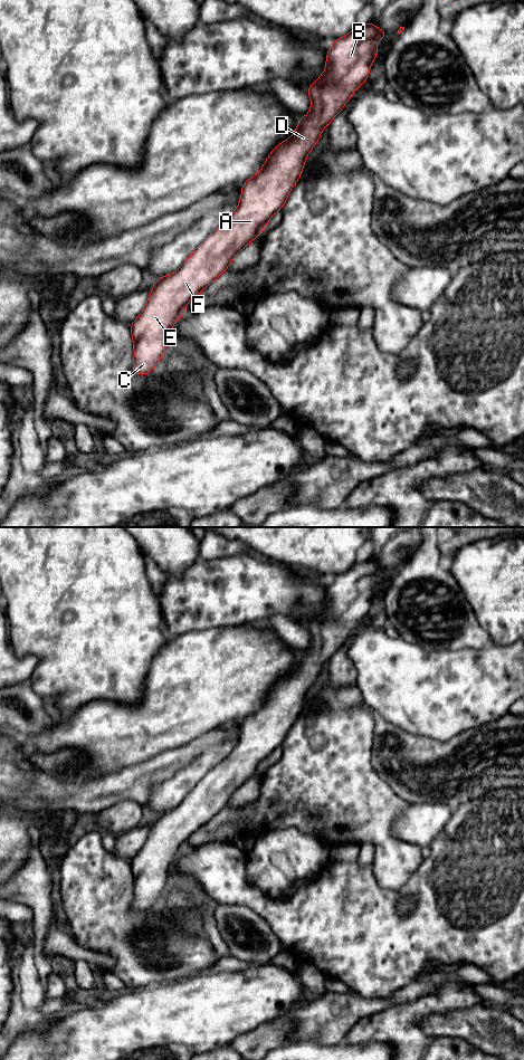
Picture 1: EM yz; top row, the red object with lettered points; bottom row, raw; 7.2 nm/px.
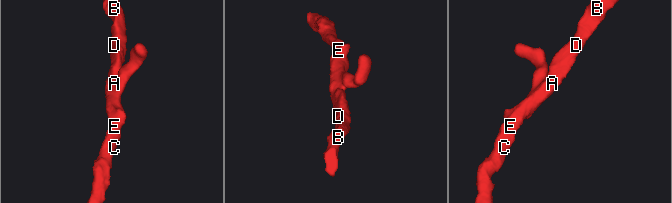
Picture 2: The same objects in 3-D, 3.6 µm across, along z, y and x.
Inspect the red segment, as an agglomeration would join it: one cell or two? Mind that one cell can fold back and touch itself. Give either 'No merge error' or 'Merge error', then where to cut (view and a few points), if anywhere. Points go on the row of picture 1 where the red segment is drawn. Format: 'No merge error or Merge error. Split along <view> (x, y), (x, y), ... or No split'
No merge error. No split

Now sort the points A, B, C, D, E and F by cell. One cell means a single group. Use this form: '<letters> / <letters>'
A B C D E F

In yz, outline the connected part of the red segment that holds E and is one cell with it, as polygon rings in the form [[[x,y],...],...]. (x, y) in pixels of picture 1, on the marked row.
[[[366,23],[364,26],[356,26],[345,37],[333,40],[333,47],[327,50],[325,71],[307,89],[312,101],[309,112],[307,115],[299,118],[293,135],[288,140],[279,143],[267,156],[268,160],[265,161],[261,170],[255,176],[248,179],[241,187],[239,204],[231,216],[198,246],[198,248],[187,258],[178,270],[168,276],[160,277],[153,284],[152,292],[143,311],[131,325],[134,346],[133,372],[144,375],[153,371],[155,364],[163,359],[163,353],[166,347],[166,337],[178,318],[184,314],[189,300],[219,277],[227,269],[236,255],[239,254],[250,241],[258,238],[259,233],[266,228],[269,219],[277,211],[282,210],[293,185],[298,181],[302,174],[307,155],[318,142],[322,130],[341,112],[358,87],[365,83],[370,73],[371,64],[375,60],[375,55],[378,52],[377,41],[384,37],[385,32],[380,28],[372,23]]]

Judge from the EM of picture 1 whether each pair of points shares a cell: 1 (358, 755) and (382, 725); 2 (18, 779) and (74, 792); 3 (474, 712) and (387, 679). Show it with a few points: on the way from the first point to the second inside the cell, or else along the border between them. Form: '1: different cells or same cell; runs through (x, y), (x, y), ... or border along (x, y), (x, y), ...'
1: different cells; border along (367, 710), (374, 722), (372, 762)
2: same cell; runs through (31, 790), (60, 792)
3: same cell; runs through (453, 693), (429, 693), (408, 685)

